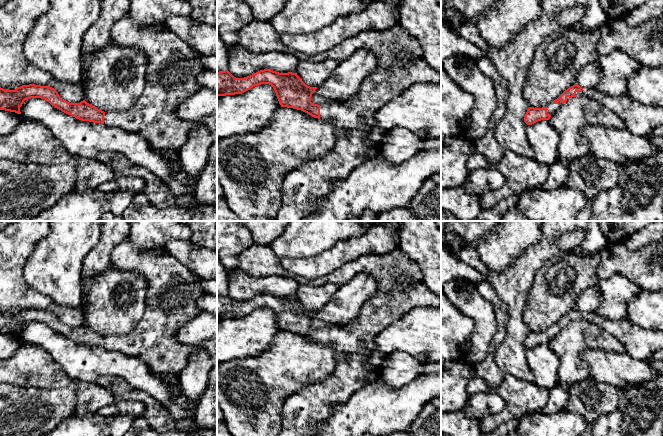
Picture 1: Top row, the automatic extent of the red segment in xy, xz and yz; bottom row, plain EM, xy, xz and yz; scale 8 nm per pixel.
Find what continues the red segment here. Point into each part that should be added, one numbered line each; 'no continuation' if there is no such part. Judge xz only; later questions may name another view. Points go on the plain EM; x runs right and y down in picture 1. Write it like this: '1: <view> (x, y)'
1: xz (401, 287)

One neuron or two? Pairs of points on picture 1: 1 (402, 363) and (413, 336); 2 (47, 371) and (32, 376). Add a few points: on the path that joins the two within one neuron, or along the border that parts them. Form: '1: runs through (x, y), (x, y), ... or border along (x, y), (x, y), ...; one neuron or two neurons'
1: border along (388, 355), (404, 351), (423, 362); two neurons
2: runs through (43, 371), (36, 372); one neuron

